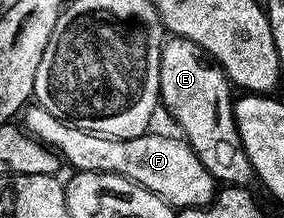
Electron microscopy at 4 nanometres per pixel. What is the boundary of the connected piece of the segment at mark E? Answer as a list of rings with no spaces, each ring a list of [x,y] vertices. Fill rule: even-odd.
[[[181,36],[165,39],[160,55],[160,104],[176,119],[183,139],[198,154],[202,166],[224,186],[253,183],[252,163],[240,141],[234,118],[234,88],[220,65],[205,54],[202,46]]]

